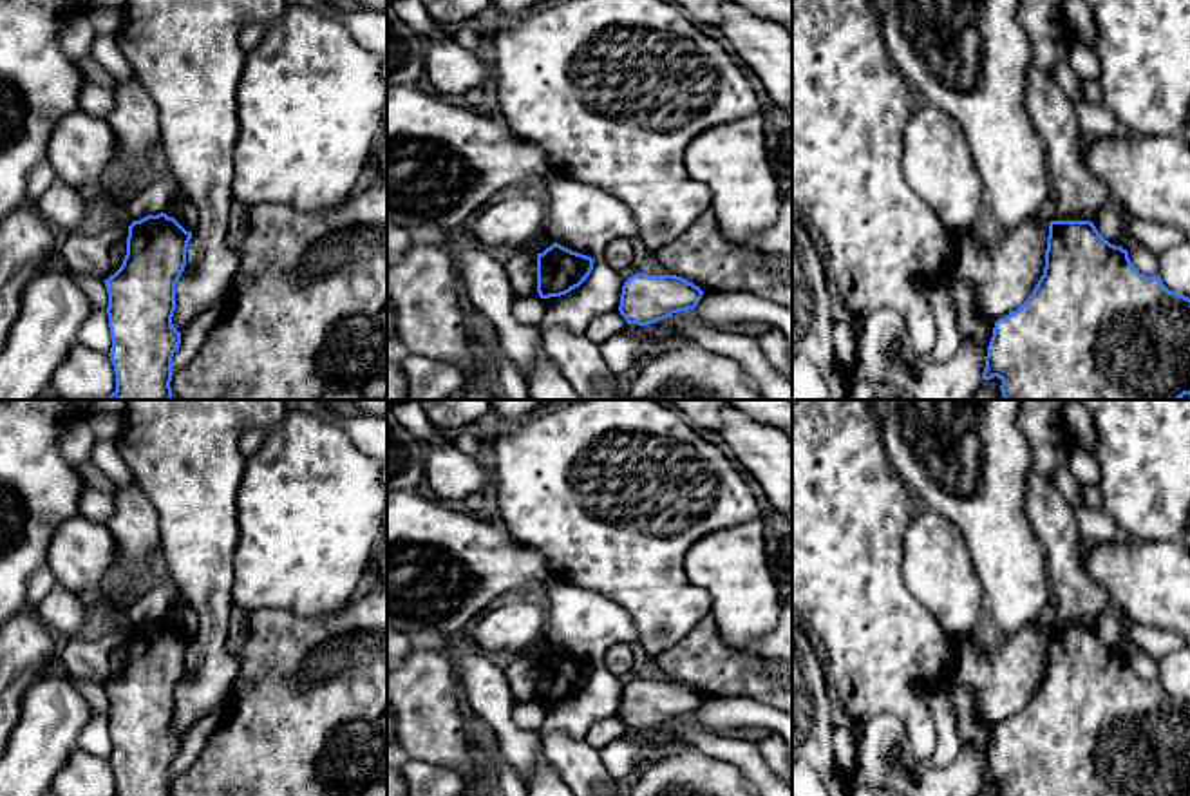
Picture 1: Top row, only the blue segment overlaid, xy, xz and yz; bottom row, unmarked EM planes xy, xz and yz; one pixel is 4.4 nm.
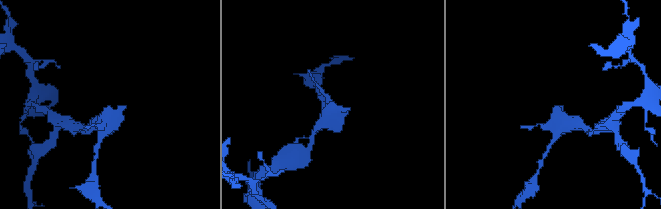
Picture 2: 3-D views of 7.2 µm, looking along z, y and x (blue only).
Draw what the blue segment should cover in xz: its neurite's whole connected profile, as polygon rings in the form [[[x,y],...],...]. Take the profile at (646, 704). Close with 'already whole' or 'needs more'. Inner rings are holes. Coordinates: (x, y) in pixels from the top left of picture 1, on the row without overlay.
[[[631,680],[620,698],[619,716],[628,729],[649,731],[678,716],[694,715],[704,696],[676,680]]]; already whole

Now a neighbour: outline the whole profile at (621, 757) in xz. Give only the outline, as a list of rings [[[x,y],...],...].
[[[669,725],[644,731],[638,740],[615,738],[599,749],[600,760],[613,780],[629,774],[637,765],[649,765],[662,753],[680,747]]]

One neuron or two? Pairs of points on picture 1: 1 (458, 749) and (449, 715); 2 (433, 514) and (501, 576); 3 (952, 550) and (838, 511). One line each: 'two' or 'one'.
1: one
2: one
3: two

